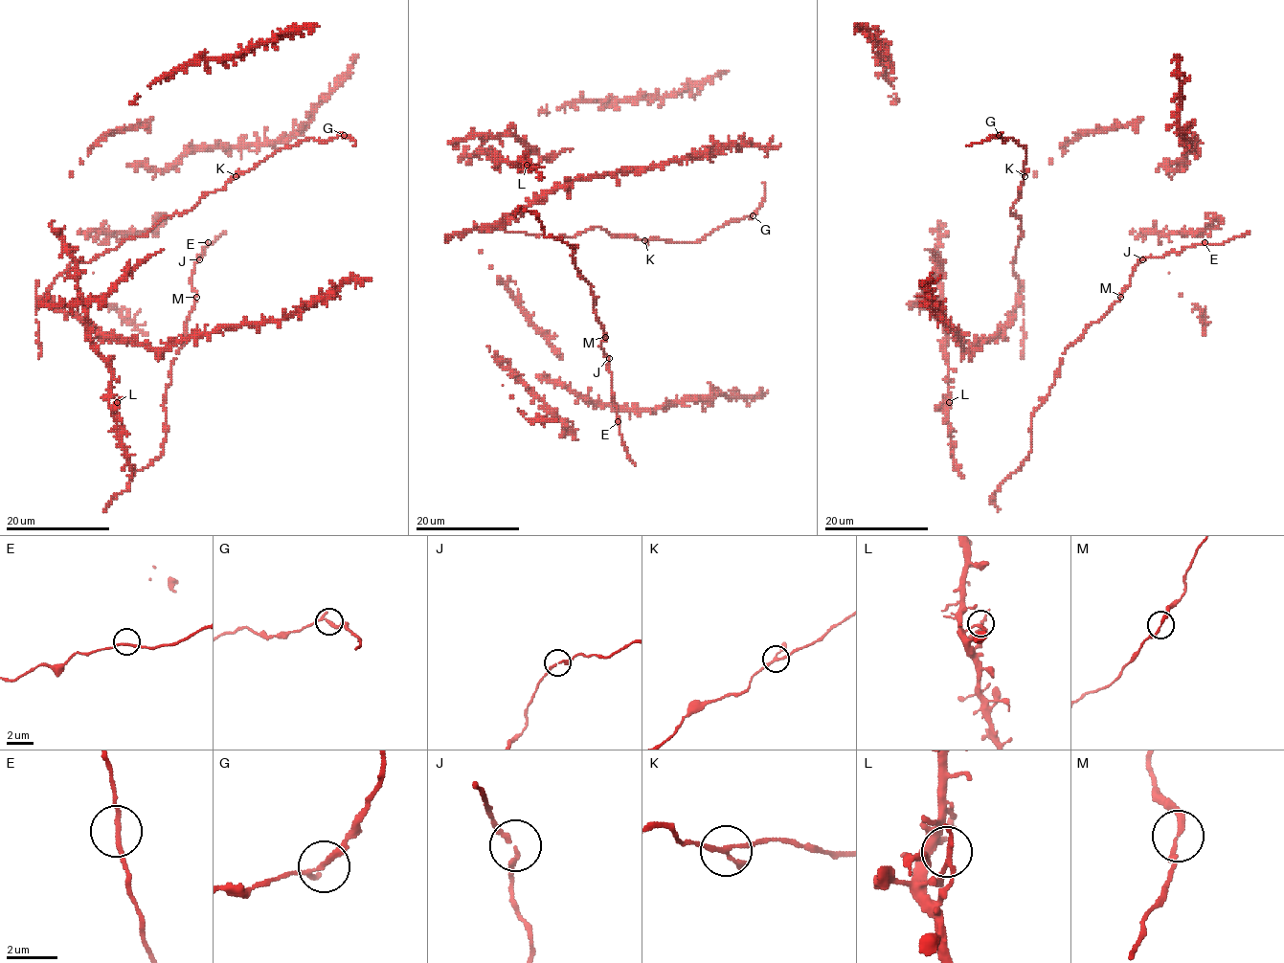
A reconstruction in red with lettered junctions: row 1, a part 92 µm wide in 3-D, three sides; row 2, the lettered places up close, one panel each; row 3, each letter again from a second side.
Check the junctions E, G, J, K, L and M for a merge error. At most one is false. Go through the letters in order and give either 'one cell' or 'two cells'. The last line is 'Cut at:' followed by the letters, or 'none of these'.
E: one cell
G: two cells
J: one cell
K: one cell
L: one cell
M: one cell
Cut at: G

